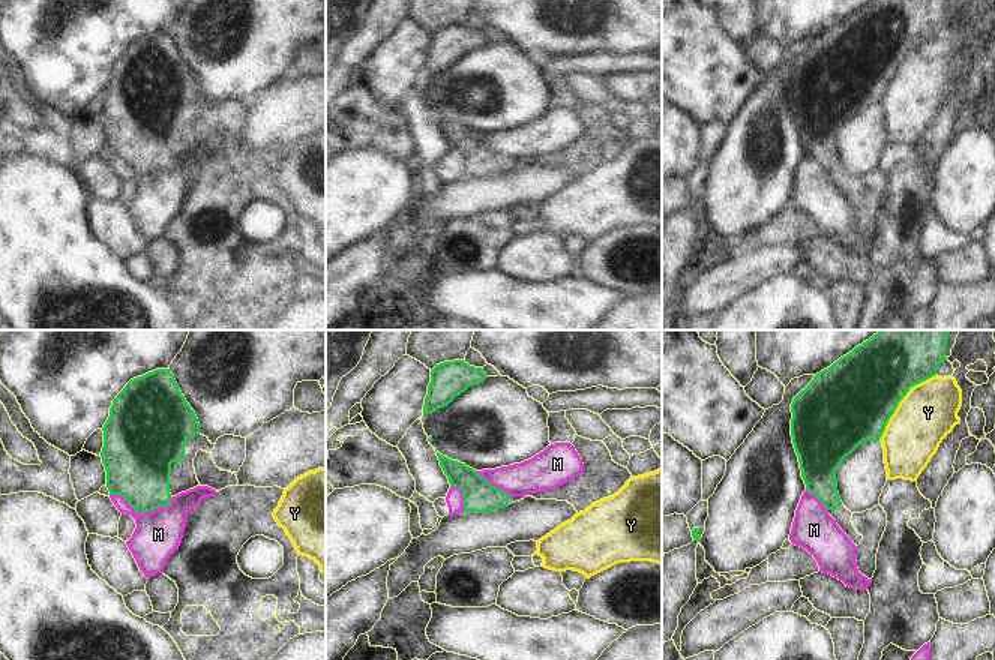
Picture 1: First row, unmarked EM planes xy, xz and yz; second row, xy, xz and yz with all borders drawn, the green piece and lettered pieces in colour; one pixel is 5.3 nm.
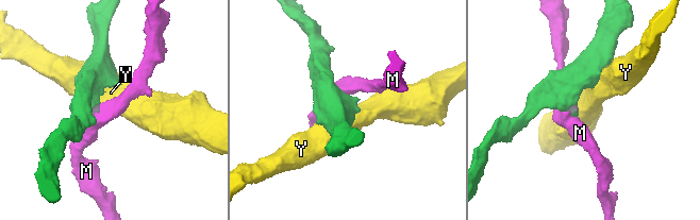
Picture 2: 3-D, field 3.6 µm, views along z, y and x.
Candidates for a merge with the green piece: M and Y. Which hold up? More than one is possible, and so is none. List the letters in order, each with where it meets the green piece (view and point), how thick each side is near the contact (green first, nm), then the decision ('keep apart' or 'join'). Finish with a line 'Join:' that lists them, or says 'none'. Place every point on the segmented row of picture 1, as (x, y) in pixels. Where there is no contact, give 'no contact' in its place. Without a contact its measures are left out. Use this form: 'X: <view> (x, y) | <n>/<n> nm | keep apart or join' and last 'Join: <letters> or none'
M: xy (143, 512) | 340/260 nm | keep apart
Y: yz (899, 401) | 440/300 nm | keep apart
Join: none

